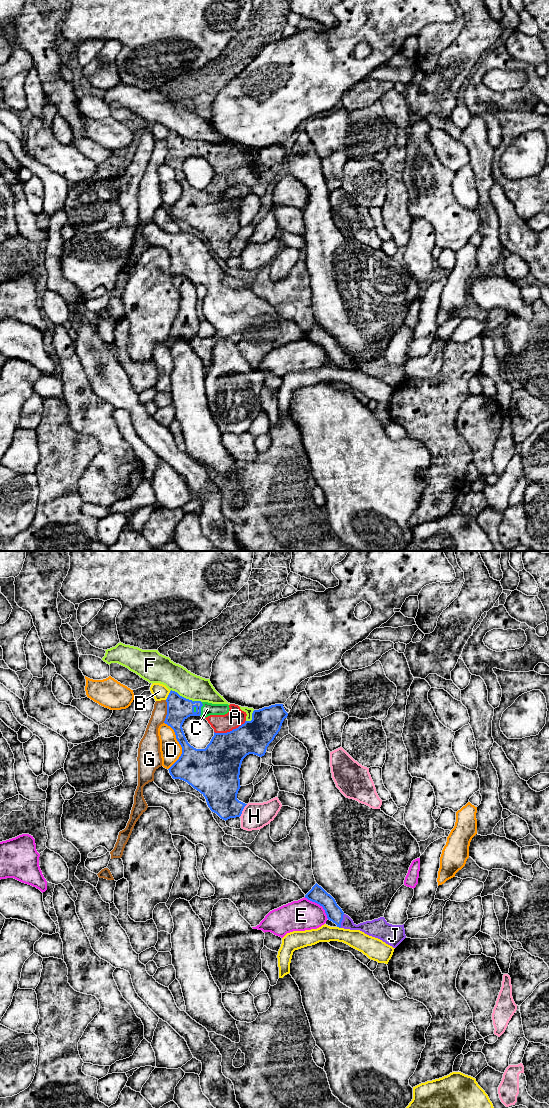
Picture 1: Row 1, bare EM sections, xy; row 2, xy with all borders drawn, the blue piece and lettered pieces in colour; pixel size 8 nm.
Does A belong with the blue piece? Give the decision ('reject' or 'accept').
accept

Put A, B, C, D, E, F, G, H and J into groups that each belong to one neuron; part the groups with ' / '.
A C J / B / D / E / F / G / H

